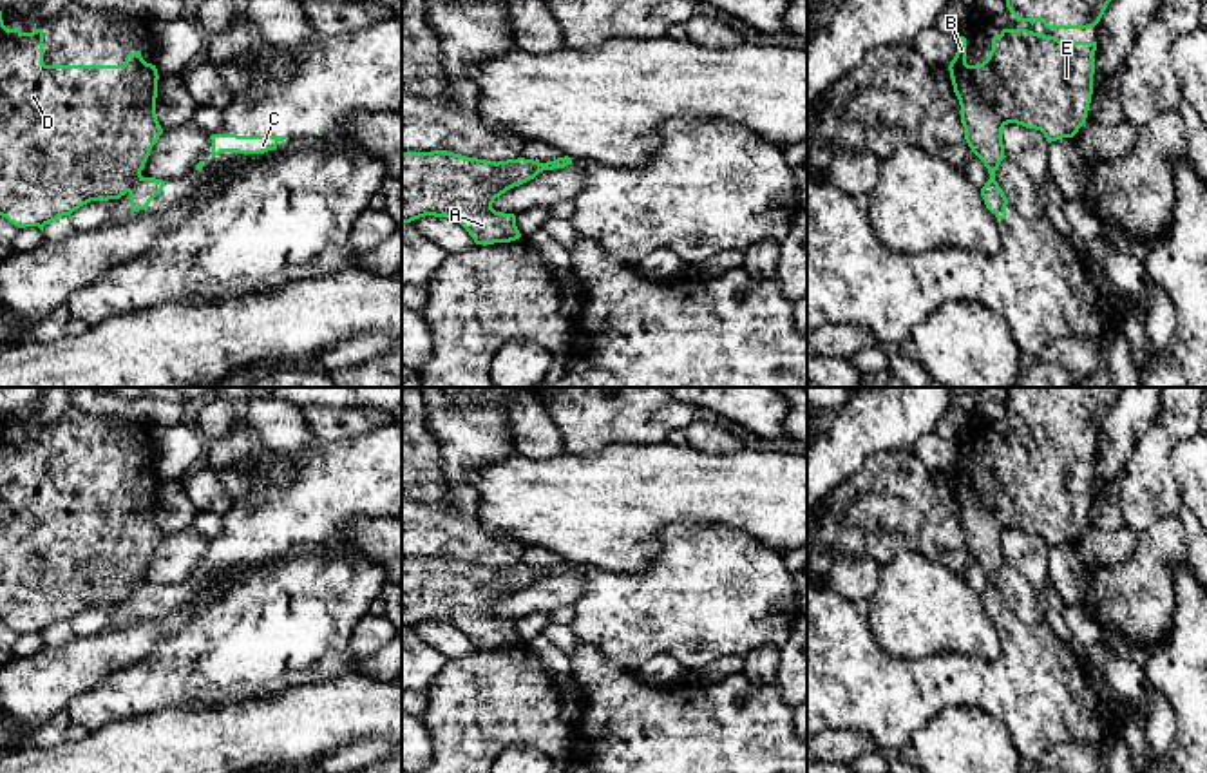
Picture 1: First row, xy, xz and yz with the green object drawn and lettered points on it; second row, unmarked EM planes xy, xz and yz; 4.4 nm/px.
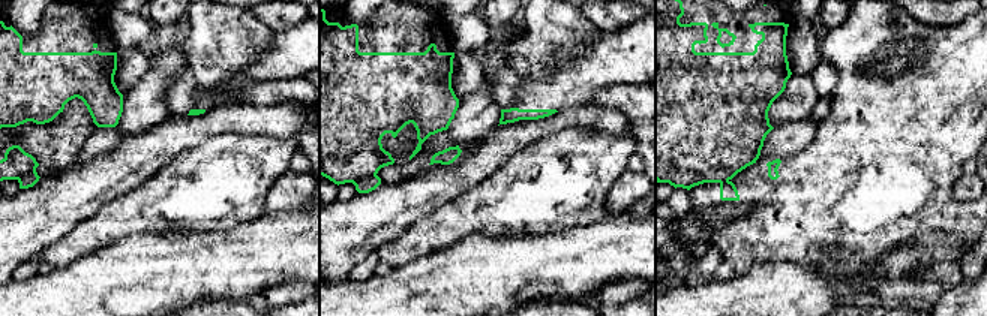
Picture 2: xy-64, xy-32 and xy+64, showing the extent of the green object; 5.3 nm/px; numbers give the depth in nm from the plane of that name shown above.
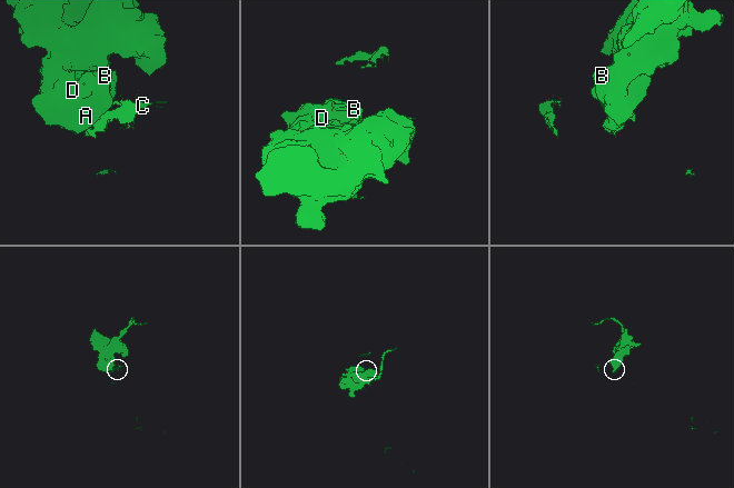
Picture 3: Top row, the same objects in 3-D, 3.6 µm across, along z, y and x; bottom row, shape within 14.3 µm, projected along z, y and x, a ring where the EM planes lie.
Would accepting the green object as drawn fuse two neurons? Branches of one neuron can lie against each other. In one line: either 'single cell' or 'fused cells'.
fused cells

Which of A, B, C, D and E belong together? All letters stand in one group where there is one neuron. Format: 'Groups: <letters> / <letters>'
Groups: A B D E / C

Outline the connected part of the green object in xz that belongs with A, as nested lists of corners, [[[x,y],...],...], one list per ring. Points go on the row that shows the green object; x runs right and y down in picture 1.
[[[447,150],[402,152],[402,223],[451,217],[476,244],[516,241],[516,215],[496,212],[492,203],[539,172],[543,165],[525,157],[496,163]]]

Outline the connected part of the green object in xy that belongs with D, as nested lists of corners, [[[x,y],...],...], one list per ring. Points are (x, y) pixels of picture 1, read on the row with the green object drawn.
[[[0,11],[0,215],[18,228],[71,215],[90,201],[125,196],[141,176],[163,129],[156,116],[157,69],[139,51],[123,65],[45,65],[43,29],[7,29]]]

